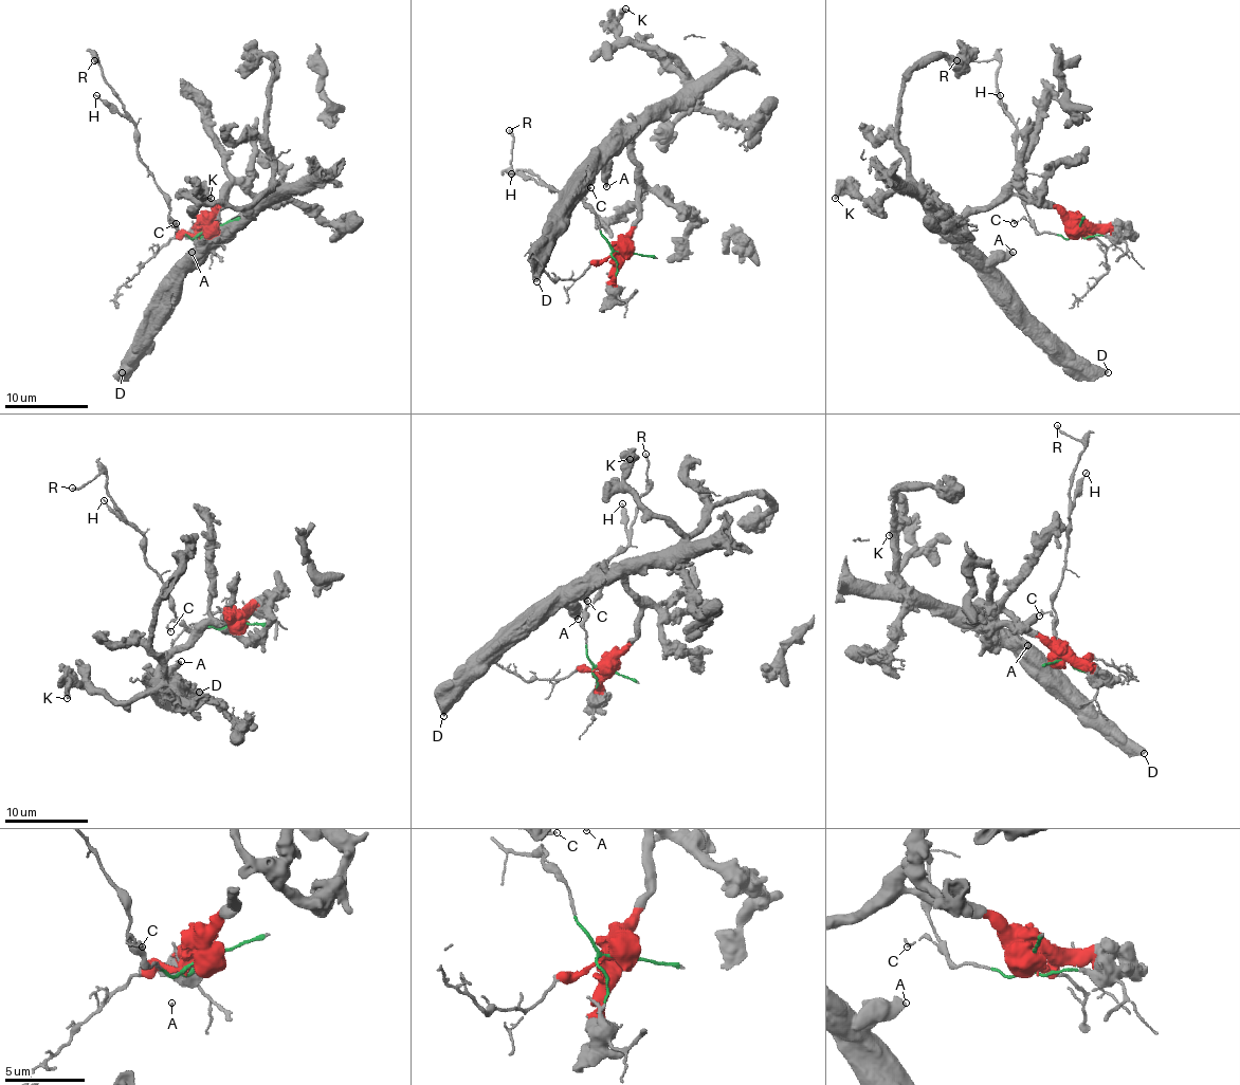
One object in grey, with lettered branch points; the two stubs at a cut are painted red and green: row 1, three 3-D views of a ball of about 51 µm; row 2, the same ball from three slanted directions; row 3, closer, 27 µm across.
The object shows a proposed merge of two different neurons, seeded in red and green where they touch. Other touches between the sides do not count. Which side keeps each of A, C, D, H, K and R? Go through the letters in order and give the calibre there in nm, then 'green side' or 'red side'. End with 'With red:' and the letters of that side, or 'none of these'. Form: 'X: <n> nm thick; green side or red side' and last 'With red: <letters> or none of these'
A: 440 nm thick; red side
C: 150 nm thick; green side
D: 550 nm thick; red side
H: 120 nm thick; green side
K: 380 nm thick; red side
R: 200 nm thick; green side
With red: A, D, K

